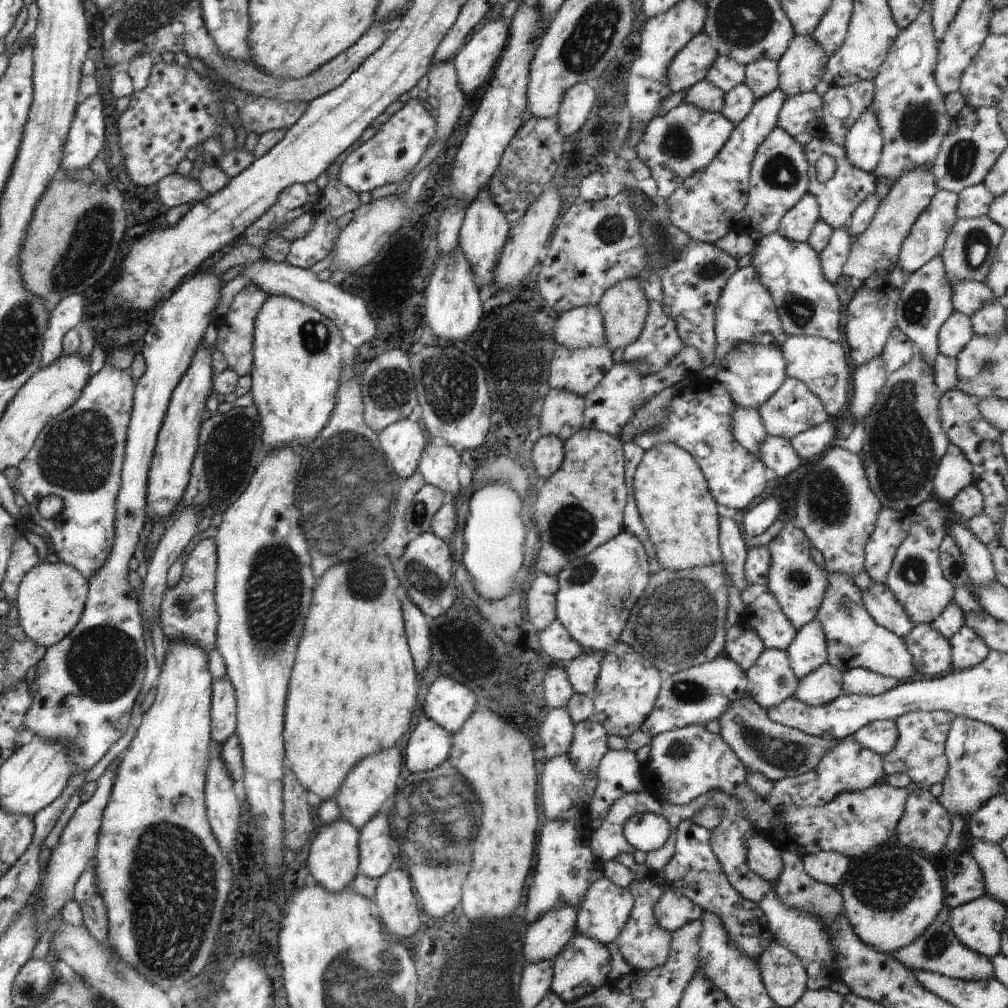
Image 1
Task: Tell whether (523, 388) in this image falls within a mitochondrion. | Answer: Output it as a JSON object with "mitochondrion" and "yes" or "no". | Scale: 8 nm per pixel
{"mitochondrion":"no"}

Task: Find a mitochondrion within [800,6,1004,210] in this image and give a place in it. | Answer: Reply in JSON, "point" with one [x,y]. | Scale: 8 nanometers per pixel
{"point":[918,123]}

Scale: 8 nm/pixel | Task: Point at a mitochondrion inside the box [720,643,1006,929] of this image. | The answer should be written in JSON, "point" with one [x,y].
{"point":[887,883]}

